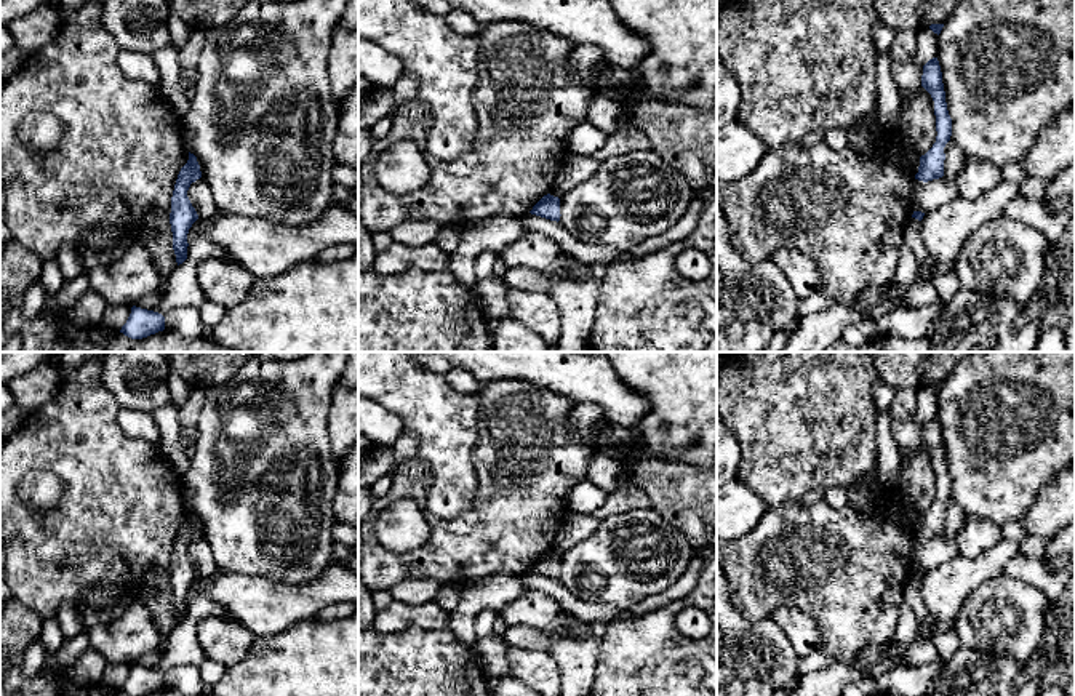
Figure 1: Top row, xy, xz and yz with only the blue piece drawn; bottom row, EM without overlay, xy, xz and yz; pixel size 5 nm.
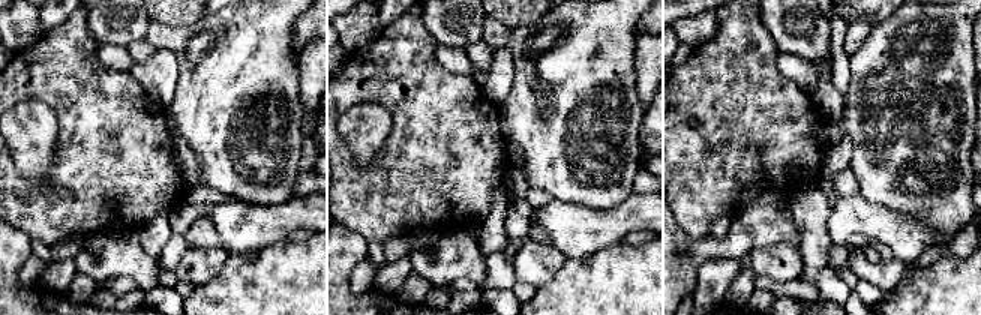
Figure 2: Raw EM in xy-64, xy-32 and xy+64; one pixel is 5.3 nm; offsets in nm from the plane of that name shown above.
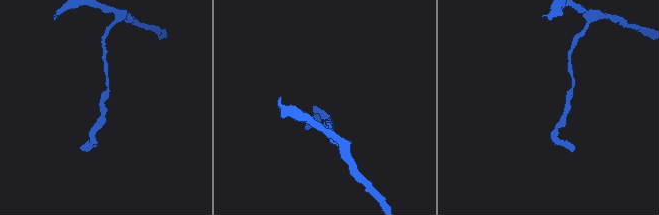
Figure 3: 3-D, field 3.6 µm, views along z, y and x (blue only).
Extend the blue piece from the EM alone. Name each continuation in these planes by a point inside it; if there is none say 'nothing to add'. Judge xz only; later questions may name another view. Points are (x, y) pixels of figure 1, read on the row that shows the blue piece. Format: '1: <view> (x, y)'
nothing to add

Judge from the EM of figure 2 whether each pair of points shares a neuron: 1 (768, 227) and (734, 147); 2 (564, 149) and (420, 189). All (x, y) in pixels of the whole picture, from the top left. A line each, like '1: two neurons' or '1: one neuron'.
1: two neurons
2: two neurons

